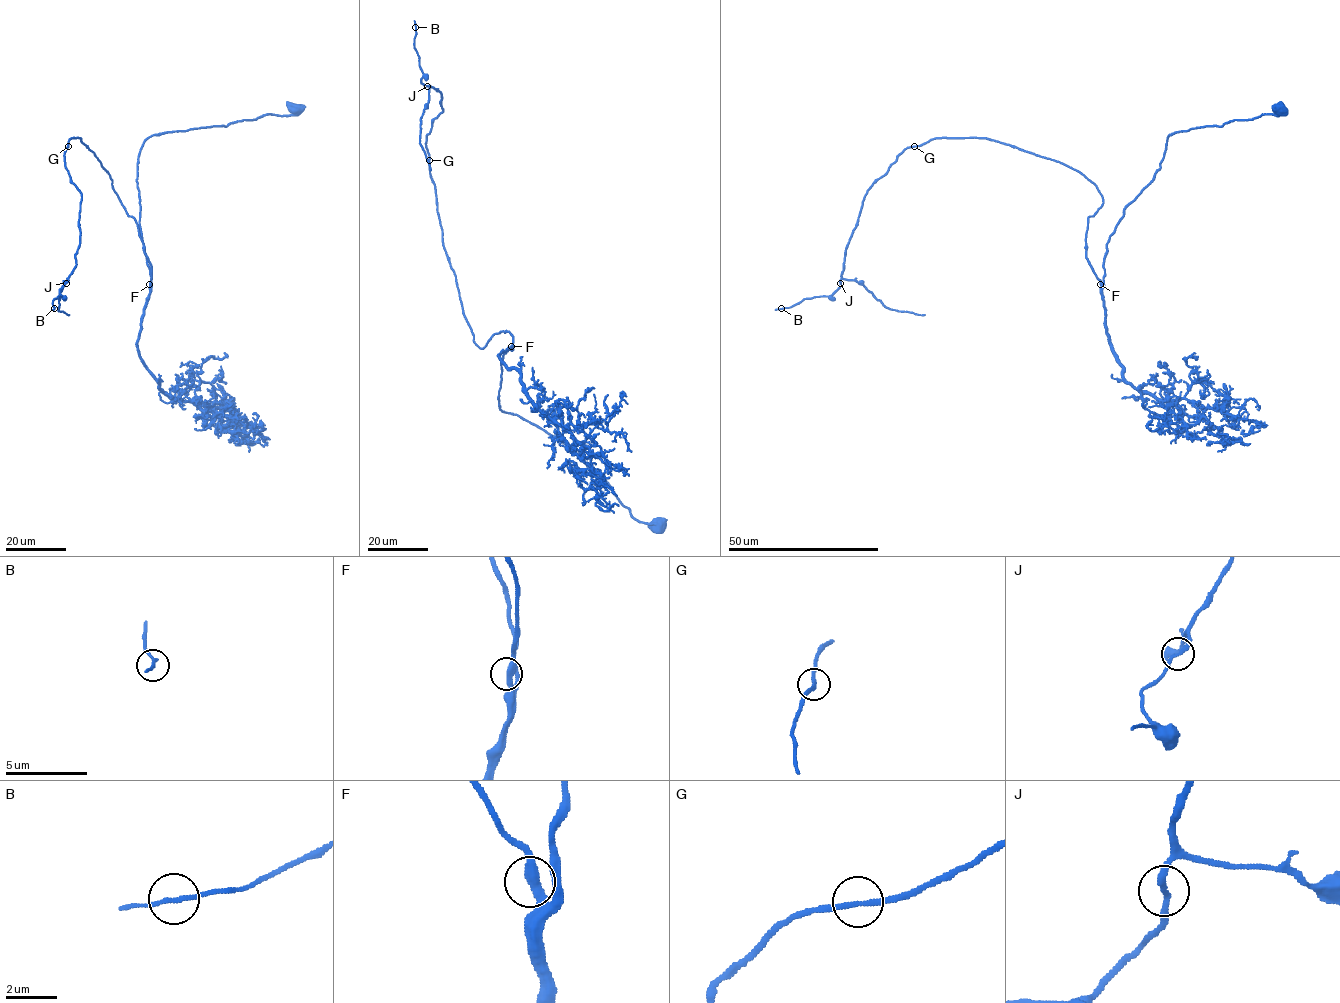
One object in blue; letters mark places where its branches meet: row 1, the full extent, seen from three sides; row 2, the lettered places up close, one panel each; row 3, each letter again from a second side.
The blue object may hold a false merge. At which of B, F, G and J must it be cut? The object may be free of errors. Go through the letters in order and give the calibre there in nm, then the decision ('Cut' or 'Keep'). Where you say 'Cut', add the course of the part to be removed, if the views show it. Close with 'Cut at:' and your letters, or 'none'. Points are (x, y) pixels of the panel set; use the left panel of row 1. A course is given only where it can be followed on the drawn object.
B: Thickness 160 nm. Keep
F: Thickness 360 nm. Keep
G: Thickness 190 nm. Keep
J: Thickness 240 nm. Keep
Cut at: none

